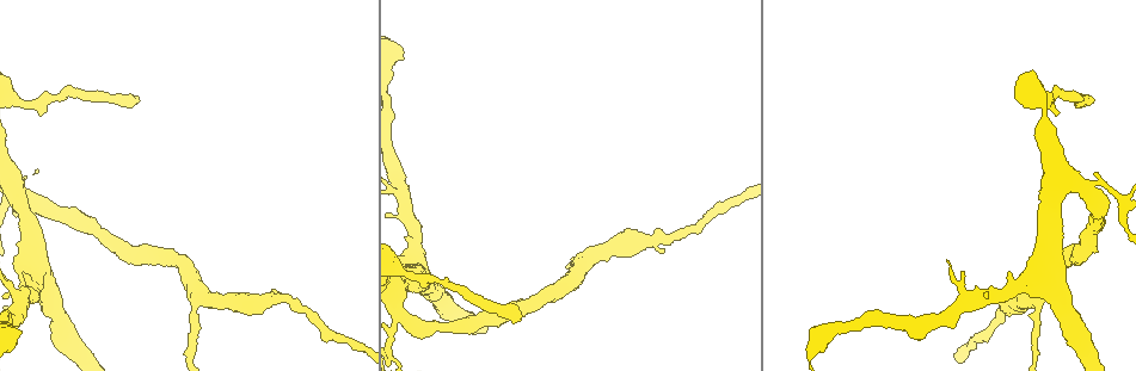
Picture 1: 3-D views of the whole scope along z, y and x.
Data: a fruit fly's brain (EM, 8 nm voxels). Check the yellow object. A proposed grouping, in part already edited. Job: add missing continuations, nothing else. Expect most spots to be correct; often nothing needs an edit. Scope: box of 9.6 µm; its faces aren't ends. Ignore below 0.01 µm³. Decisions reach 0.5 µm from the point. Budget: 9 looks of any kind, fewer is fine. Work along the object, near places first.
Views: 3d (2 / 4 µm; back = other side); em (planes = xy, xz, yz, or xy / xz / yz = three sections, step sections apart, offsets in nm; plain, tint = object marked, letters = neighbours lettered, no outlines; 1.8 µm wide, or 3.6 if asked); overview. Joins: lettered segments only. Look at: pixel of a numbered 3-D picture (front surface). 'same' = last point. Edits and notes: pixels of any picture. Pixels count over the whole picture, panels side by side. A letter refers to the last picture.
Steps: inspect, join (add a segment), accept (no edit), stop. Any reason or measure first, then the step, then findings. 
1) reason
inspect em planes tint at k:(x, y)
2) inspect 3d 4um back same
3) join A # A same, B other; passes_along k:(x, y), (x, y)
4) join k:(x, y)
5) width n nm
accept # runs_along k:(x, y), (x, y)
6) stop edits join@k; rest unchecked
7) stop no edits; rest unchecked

free end
inspect em xy step 16 letters at 1:(520, 321)

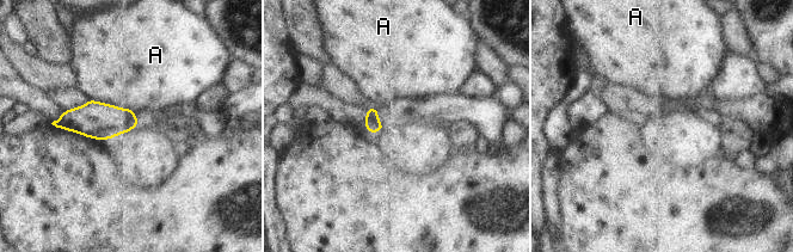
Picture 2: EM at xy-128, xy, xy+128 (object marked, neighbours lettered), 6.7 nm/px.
inspect em planes letters same

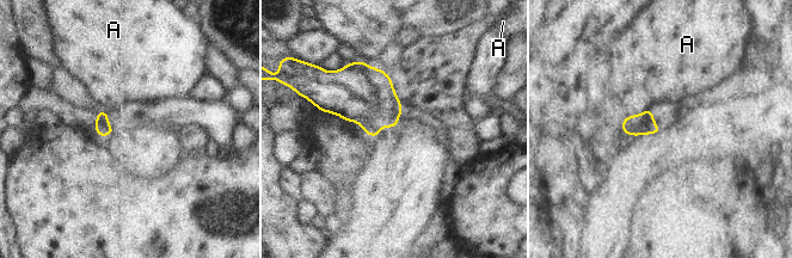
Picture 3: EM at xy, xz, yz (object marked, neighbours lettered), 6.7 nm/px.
accept # A other; border 3:(650, 108), (622, 120); no lettered segment goes on from it

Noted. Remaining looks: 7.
calibre changes
inspect em planes letters at 1:(441, 281)

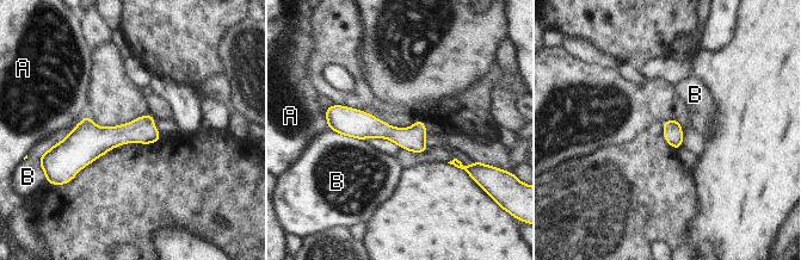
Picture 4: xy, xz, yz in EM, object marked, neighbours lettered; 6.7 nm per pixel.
width 130 nm
accept # A other, B other; border 4:(331, 130), (364, 140); none of them fits

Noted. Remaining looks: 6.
three-way junction
inspect 3d 4um at 1:(23, 300)

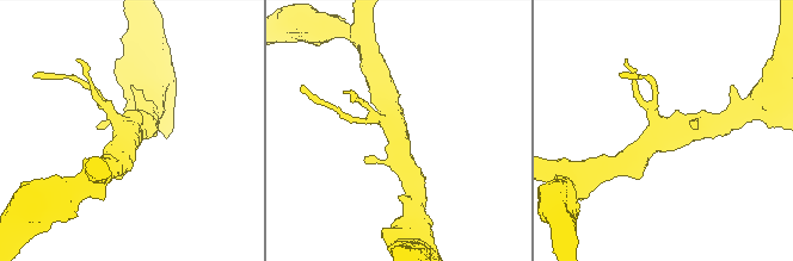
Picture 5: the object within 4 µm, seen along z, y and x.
need the tissue
inspect em 3.6um planes letters at 5:(395, 128)

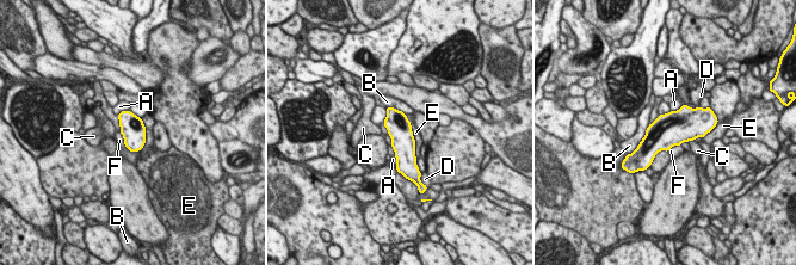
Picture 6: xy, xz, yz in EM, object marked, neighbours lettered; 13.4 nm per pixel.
longest_contact E 500 nm
accept # A other, B other, C other, D other, E other, F other; border 6:(119, 130), (127, 148); none of them fits

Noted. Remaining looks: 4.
thick turns thin
inspect em planes letters at 1:(279, 297)

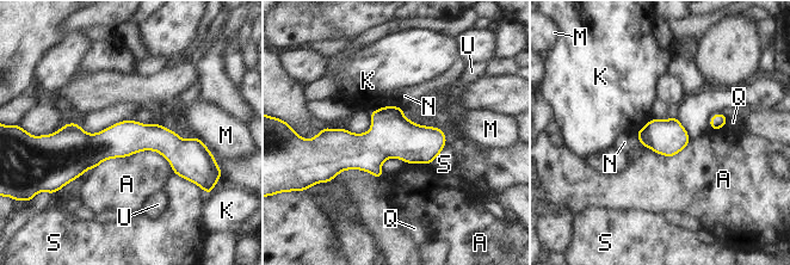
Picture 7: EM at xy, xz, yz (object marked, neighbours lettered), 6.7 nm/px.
accept # A other, K other, M other, N other, Q other, S other, U other; border 7:(93, 170), (155, 151), (173, 172); none of them fits

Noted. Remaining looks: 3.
stop no edits; rest unchecked

